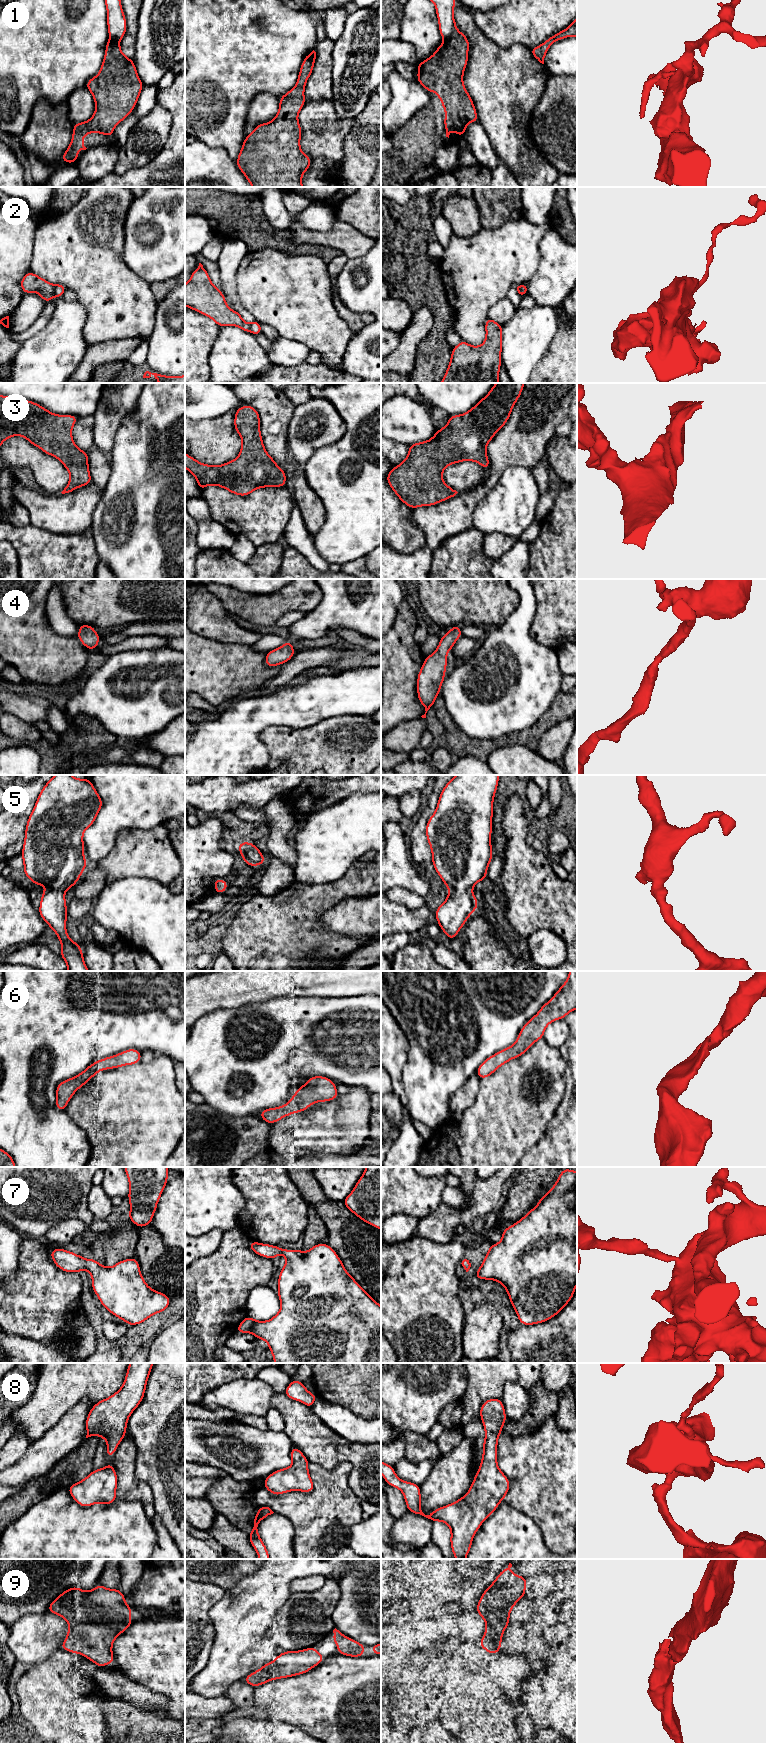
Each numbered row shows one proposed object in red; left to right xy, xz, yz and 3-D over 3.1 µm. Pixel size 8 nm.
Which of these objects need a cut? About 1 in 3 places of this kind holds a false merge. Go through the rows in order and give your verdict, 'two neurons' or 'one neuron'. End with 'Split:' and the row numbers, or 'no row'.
1: two neurons
2: two neurons
3: one neuron
4: one neuron
5: one neuron
6: one neuron
7: one neuron
8: one neuron
9: one neuron
Split: 1, 2

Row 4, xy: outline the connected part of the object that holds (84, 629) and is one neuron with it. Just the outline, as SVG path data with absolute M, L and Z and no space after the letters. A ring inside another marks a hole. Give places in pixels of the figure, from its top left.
M78 624L80 629L77 634L77 638L80 639L81 643L89 650L94 650L98 647L100 636L96 633L95 627Z

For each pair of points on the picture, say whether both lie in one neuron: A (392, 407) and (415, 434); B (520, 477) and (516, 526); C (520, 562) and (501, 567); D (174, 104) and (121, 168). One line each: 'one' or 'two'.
A: one
B: one
C: one
D: two

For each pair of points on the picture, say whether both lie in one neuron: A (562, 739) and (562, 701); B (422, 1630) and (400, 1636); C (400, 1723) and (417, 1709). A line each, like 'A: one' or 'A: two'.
A: two
B: one
C: one

